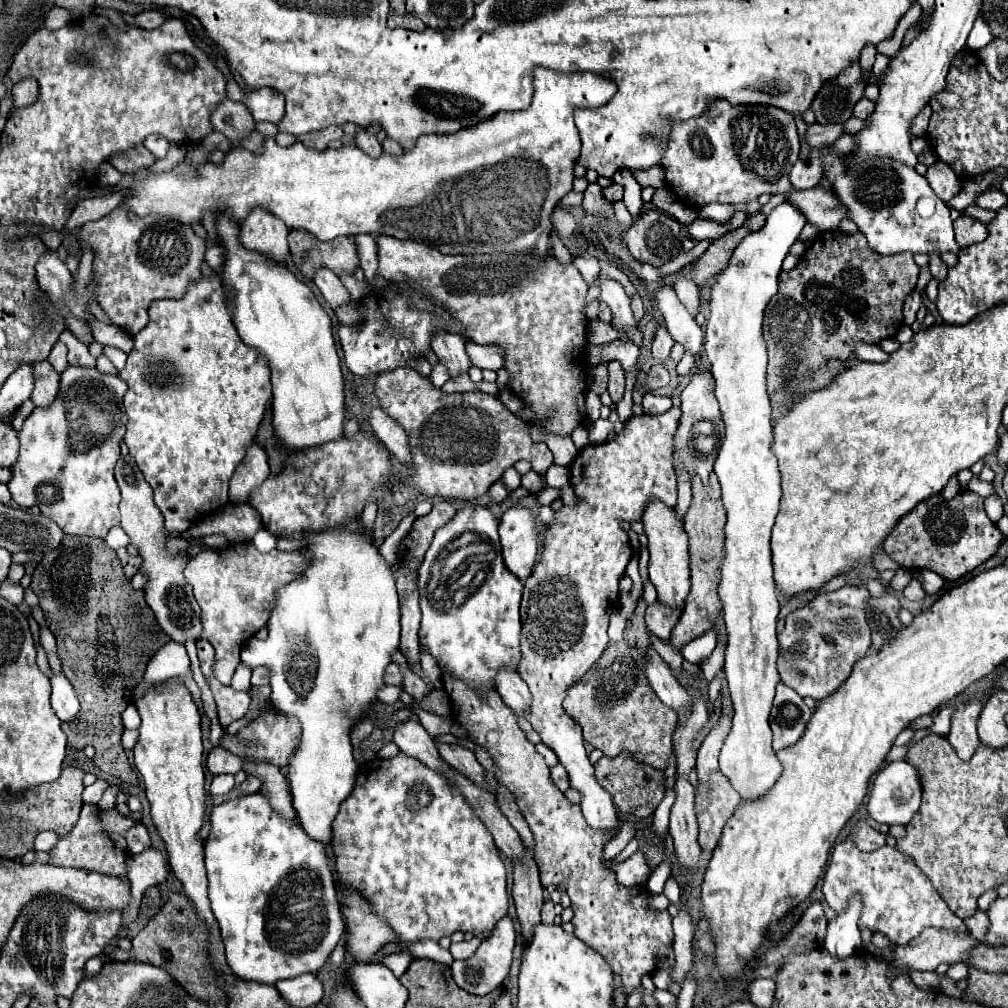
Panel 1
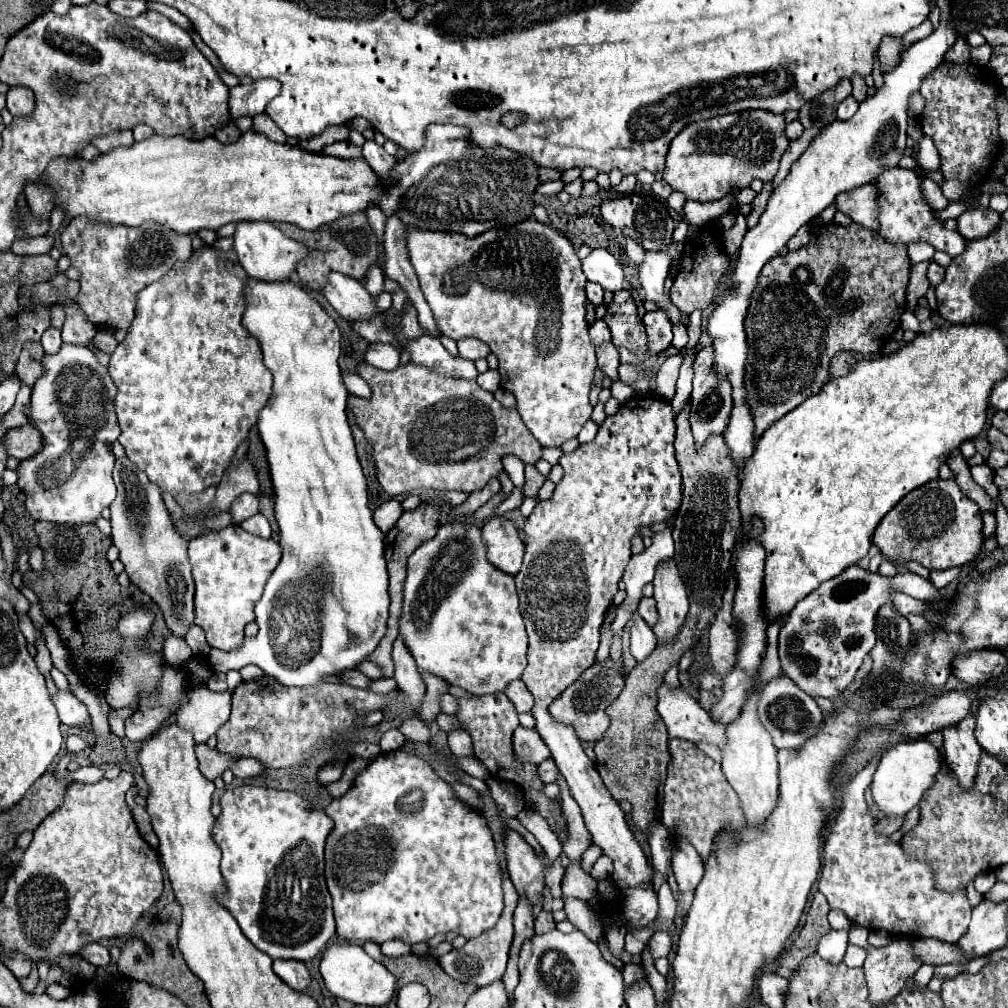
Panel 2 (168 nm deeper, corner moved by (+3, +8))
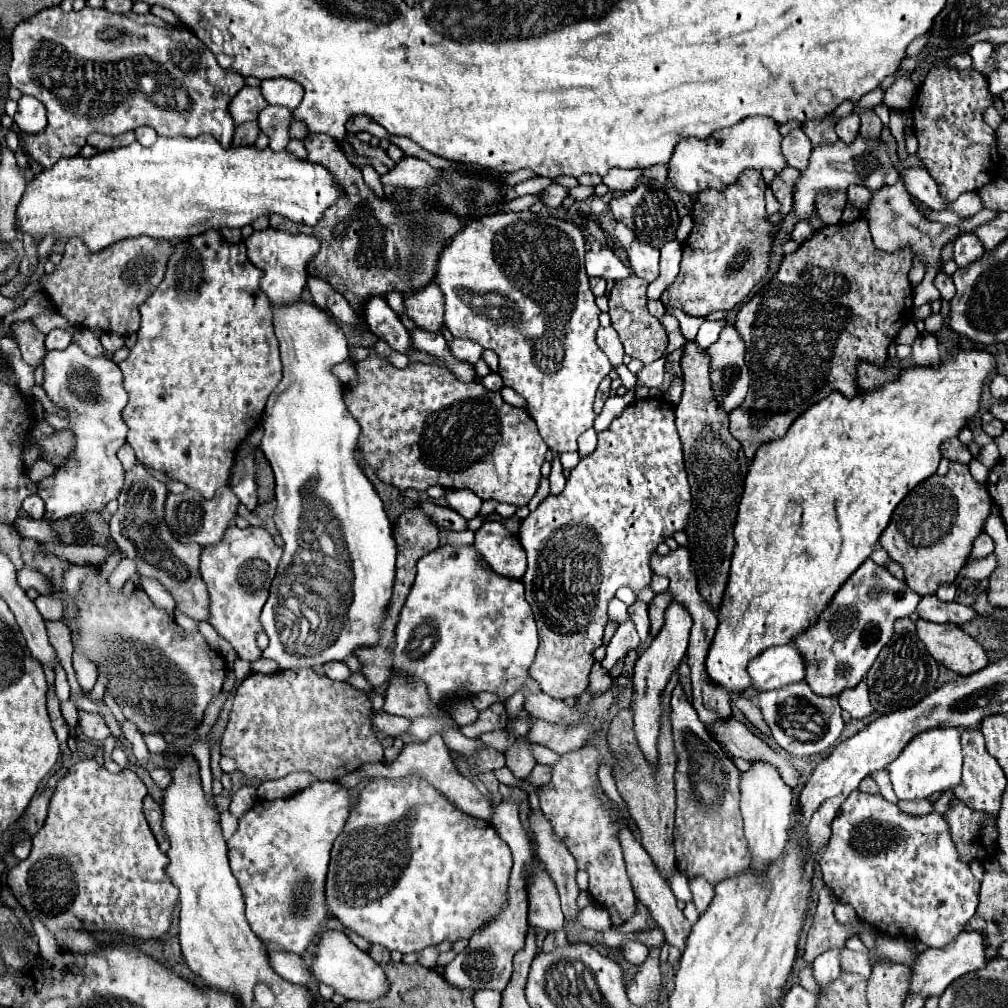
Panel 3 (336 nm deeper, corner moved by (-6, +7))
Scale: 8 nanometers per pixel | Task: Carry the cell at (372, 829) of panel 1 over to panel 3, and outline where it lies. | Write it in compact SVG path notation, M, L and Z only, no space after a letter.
M406 776L406 778L374 778L366 784L362 790L358 804L350 810L348 822L344 826L344 832L334 840L332 858L328 866L326 876L326 906L332 916L336 916L346 928L352 928L356 934L360 934L364 940L380 944L388 950L398 950L402 954L406 952L420 952L426 946L436 946L444 940L458 940L458 938L470 938L474 930L482 926L482 922L488 922L496 916L498 910L504 908L506 902L506 888L508 888L508 874L512 868L512 854L508 846L500 840L500 836L492 830L492 826L486 820L476 820L462 810L456 810L442 794L438 794L432 786L428 786L426 780L420 776Z

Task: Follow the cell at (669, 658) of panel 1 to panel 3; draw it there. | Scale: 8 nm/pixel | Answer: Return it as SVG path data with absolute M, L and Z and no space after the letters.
M682 686L672 692L672 730L676 748L676 868L682 876L702 876L710 884L738 876L750 868L750 854L742 830L740 814L740 770L724 754L722 746L710 738L706 726L700 722L694 706L686 700Z

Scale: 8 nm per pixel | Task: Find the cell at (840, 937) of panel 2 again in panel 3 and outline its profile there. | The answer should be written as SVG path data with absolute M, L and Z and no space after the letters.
M828 950L820 954L812 964L812 976L820 988L830 986L840 976L840 962L838 962L840 950Z

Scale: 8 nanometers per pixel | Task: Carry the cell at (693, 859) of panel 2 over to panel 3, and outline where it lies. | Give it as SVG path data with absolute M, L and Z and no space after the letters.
M694 878L694 880L690 882L690 890L692 890L692 894L694 894L696 910L702 914L702 912L710 906L710 902L712 902L712 898L714 898L714 886L712 886L710 882L706 882L704 878Z

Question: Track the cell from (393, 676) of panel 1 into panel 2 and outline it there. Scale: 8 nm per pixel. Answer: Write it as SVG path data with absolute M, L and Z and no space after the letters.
M363 661L363 665L359 665L359 671L365 673L371 679L381 679L383 677L383 669L379 665L375 665L373 661Z

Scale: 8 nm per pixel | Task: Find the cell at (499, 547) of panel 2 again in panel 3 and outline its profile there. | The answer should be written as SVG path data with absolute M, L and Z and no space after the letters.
M484 522L476 530L474 548L496 574L516 580L524 576L526 552L500 522Z

